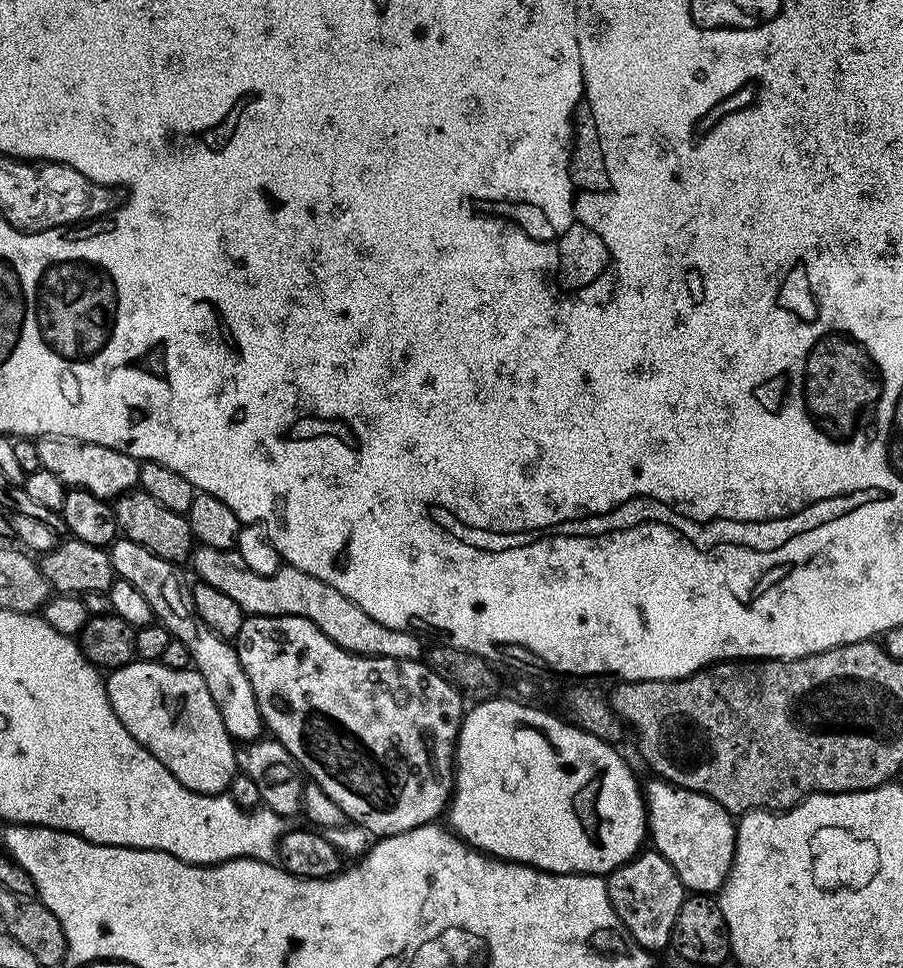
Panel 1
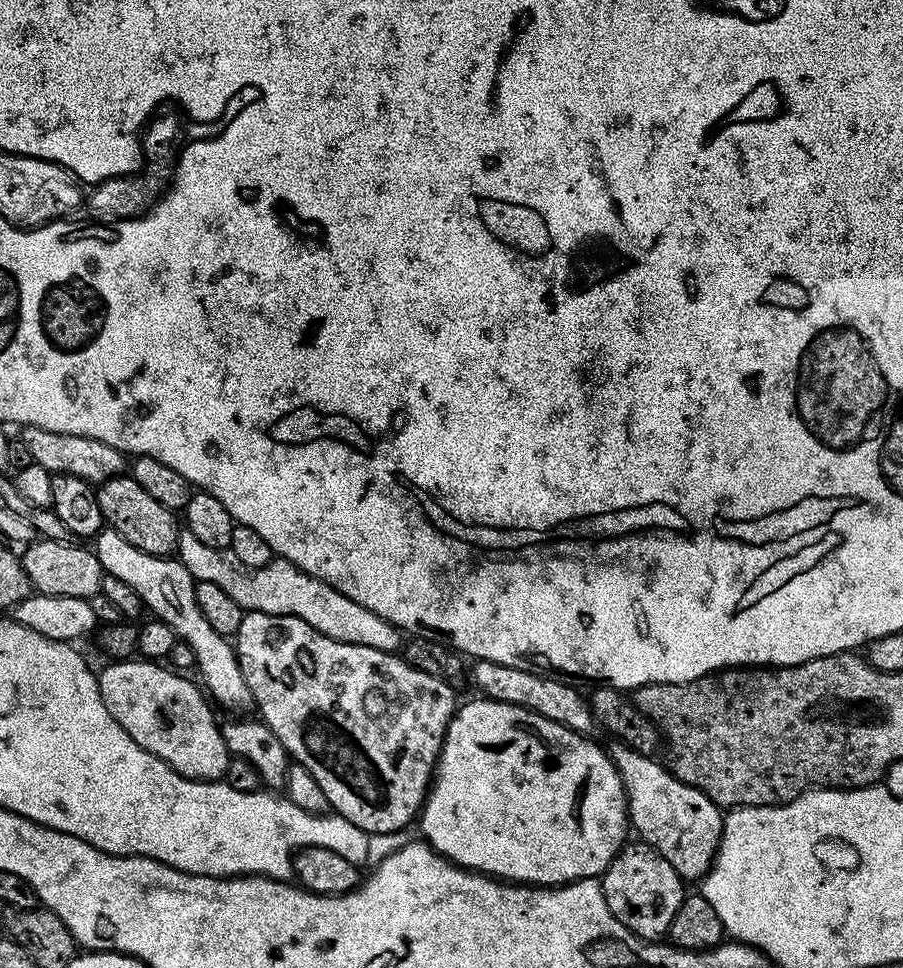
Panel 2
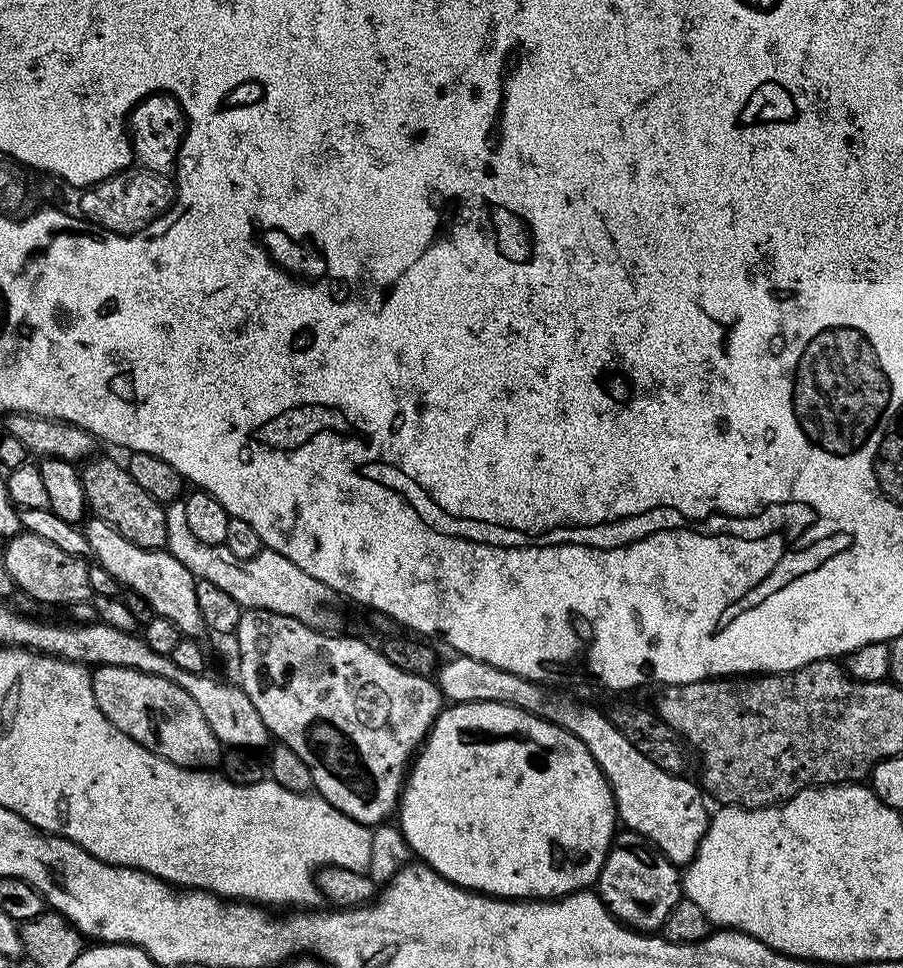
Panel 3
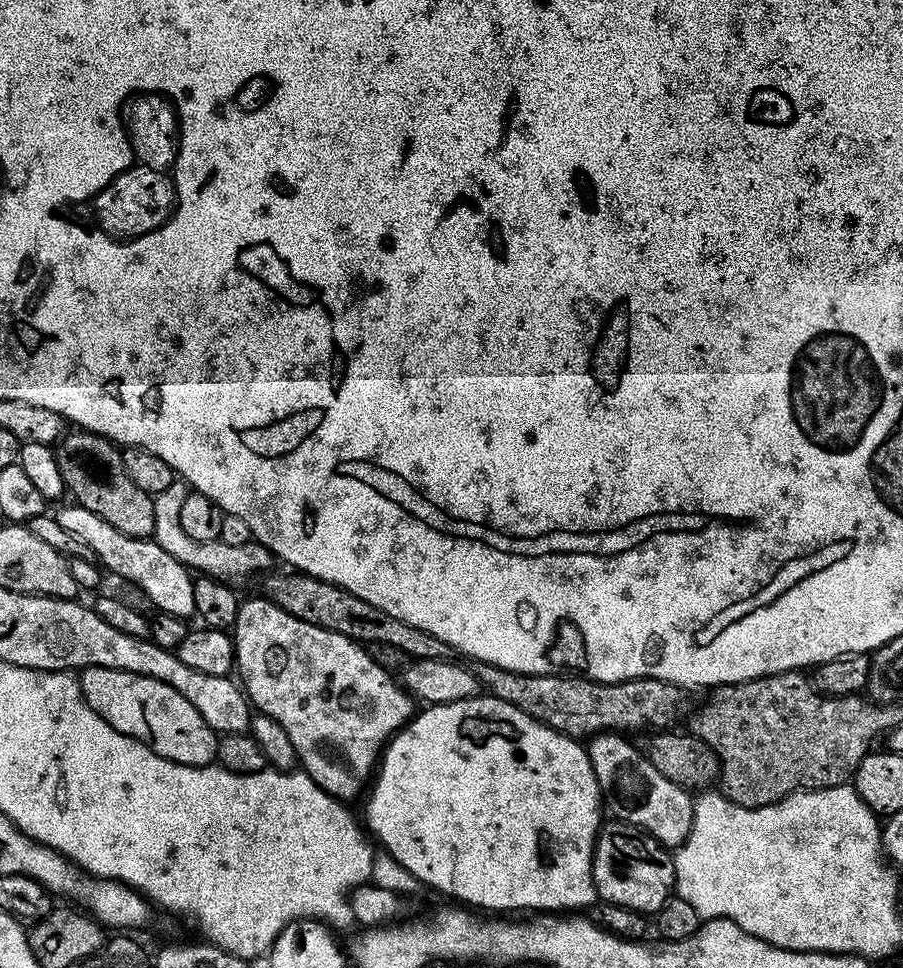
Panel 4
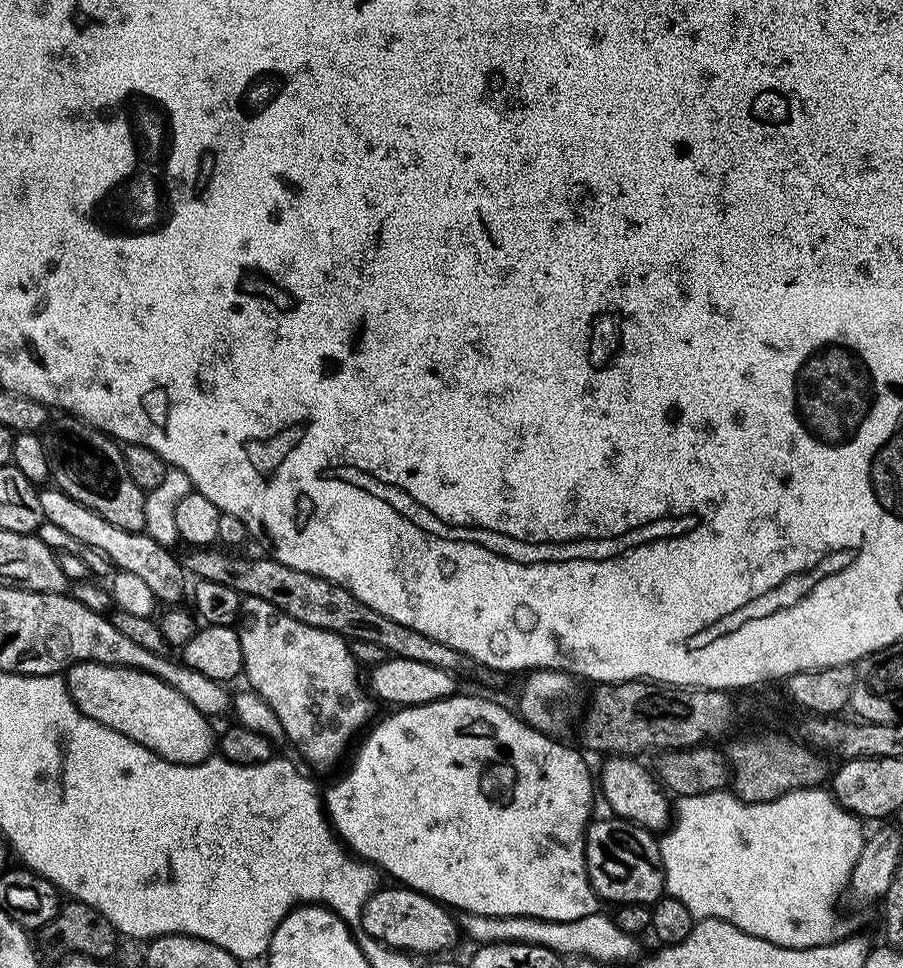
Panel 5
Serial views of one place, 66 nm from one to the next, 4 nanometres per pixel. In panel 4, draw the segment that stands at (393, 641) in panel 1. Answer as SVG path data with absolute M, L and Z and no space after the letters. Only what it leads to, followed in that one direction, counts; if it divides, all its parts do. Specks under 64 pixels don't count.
M176 479L167 490L162 490L162 494L152 497L154 502L154 530L151 539L156 541L170 558L182 562L184 567L196 574L212 576L215 580L221 580L224 584L241 586L247 582L251 576L267 573L274 564L274 557L263 544L253 542L246 546L226 546L226 542L221 540L211 540L210 542L194 542L186 530L182 530L182 522L178 522L182 511L182 502L186 502L189 494L189 487L185 481Z

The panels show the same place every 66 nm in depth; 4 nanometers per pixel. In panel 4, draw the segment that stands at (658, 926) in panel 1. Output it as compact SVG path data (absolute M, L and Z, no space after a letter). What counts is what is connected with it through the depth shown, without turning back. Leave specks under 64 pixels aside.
M611 823L601 827L592 851L595 895L600 895L608 904L617 904L632 912L660 912L664 903L672 899L676 887L676 865L669 849L634 824Z

